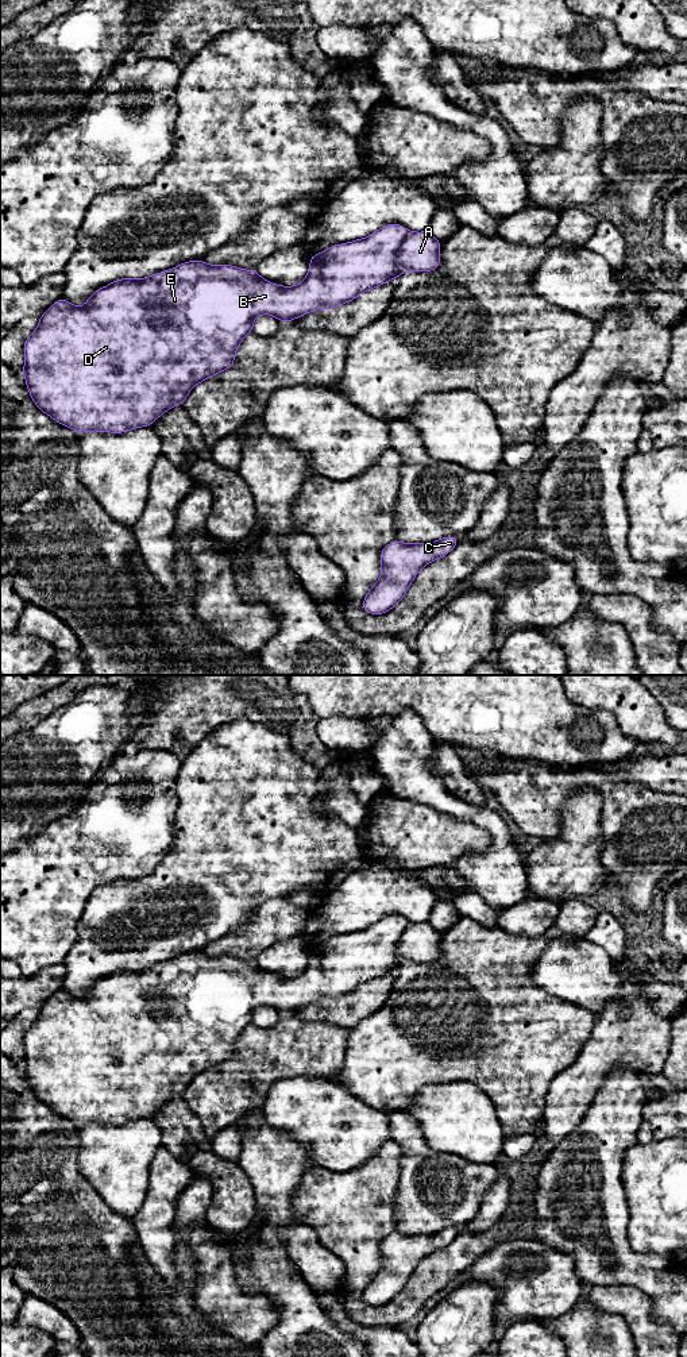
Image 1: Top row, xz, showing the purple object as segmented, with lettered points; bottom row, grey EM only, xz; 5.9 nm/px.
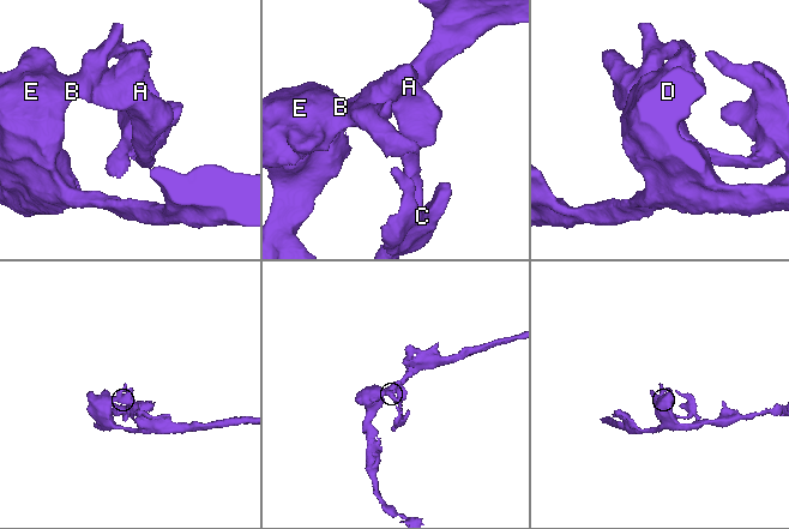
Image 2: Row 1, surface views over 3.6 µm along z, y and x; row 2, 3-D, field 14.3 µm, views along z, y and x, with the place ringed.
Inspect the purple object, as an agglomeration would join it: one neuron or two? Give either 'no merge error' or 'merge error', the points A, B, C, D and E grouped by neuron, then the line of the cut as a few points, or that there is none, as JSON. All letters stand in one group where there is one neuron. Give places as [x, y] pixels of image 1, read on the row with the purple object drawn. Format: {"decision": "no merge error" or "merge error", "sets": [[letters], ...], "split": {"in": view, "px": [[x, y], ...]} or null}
{"decision": "no merge error", "sets": [["A", "B", "C", "D", "E"]], "split": null}

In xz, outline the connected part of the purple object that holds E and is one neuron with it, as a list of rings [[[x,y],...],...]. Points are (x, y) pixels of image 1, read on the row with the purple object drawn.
[[[390,223],[364,239],[333,244],[321,254],[310,255],[308,275],[296,286],[269,282],[256,270],[231,265],[212,266],[202,259],[185,262],[142,280],[120,278],[97,289],[84,307],[58,298],[46,309],[23,346],[23,375],[36,408],[78,433],[123,433],[150,427],[171,406],[182,405],[194,385],[233,366],[236,348],[252,332],[256,316],[273,315],[281,323],[289,323],[319,308],[333,309],[404,271],[439,269],[440,248],[441,242],[429,231],[410,232],[406,227]]]

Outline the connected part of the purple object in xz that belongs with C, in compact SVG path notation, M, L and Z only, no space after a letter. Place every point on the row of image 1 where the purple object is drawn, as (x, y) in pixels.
M445 536L432 543L389 543L381 551L381 578L364 595L363 610L374 616L389 612L405 597L418 571L451 552L458 541L458 536Z

